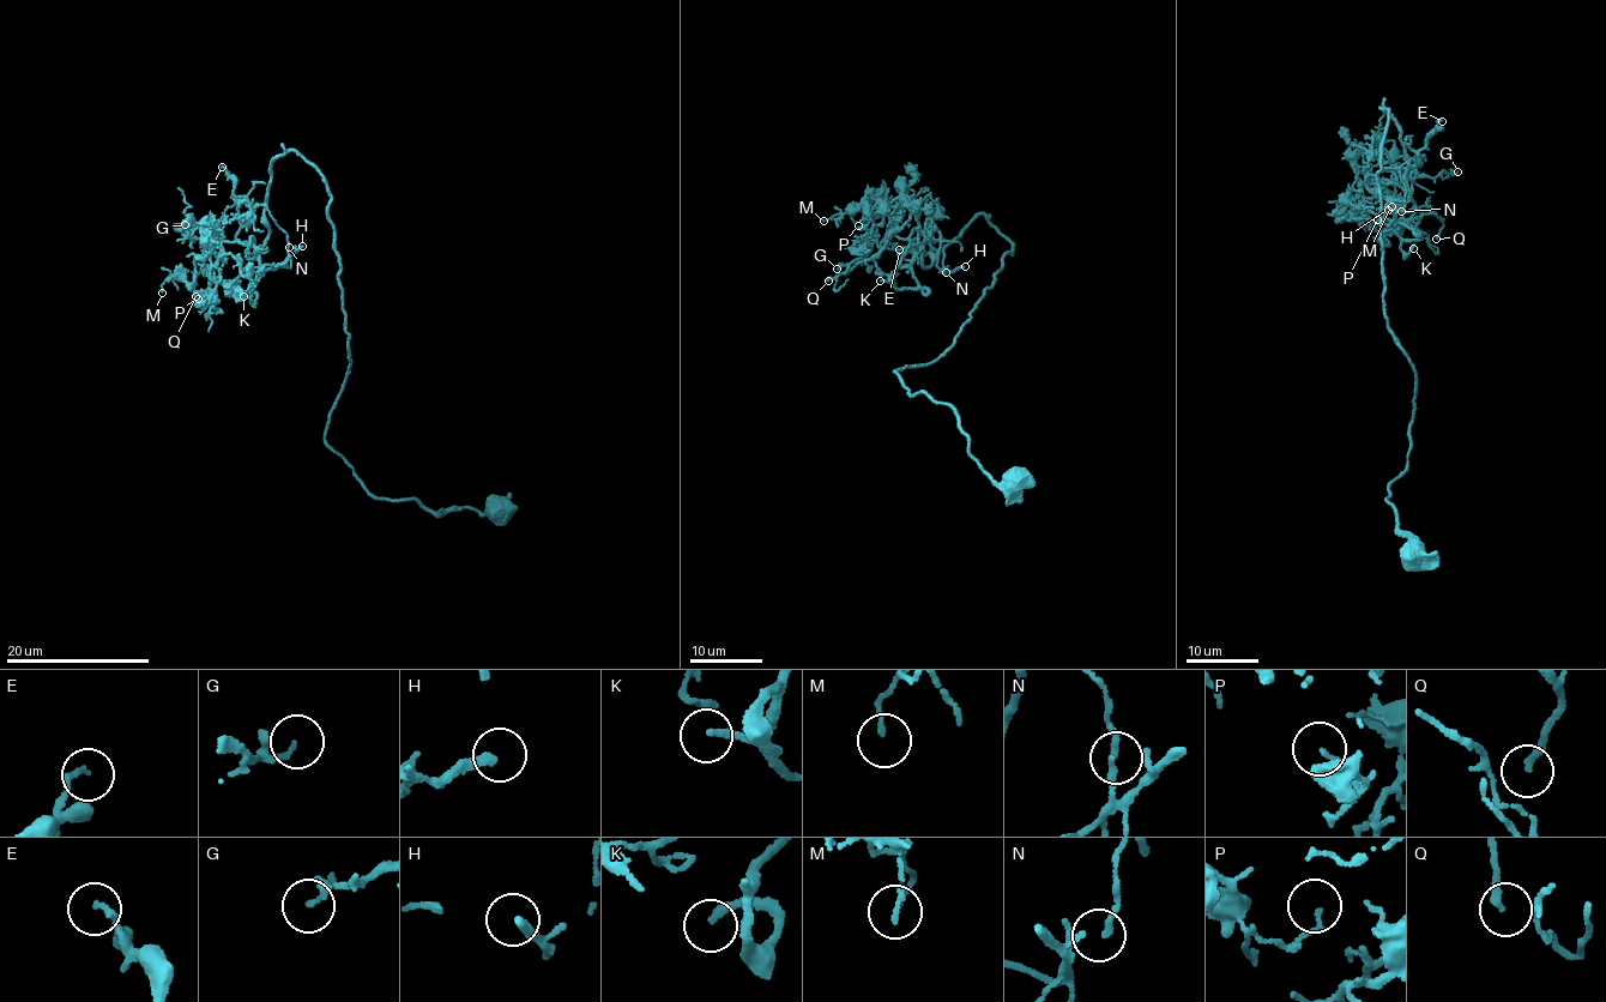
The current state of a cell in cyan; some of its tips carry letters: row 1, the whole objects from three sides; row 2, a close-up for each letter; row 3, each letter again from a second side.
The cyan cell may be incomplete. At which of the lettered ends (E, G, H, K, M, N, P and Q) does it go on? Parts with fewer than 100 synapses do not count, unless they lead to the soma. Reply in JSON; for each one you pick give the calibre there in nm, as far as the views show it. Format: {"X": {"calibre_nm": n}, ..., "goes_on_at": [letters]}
{"K": {"calibre_nm": 220}, "goes_on_at": ["K"]}

